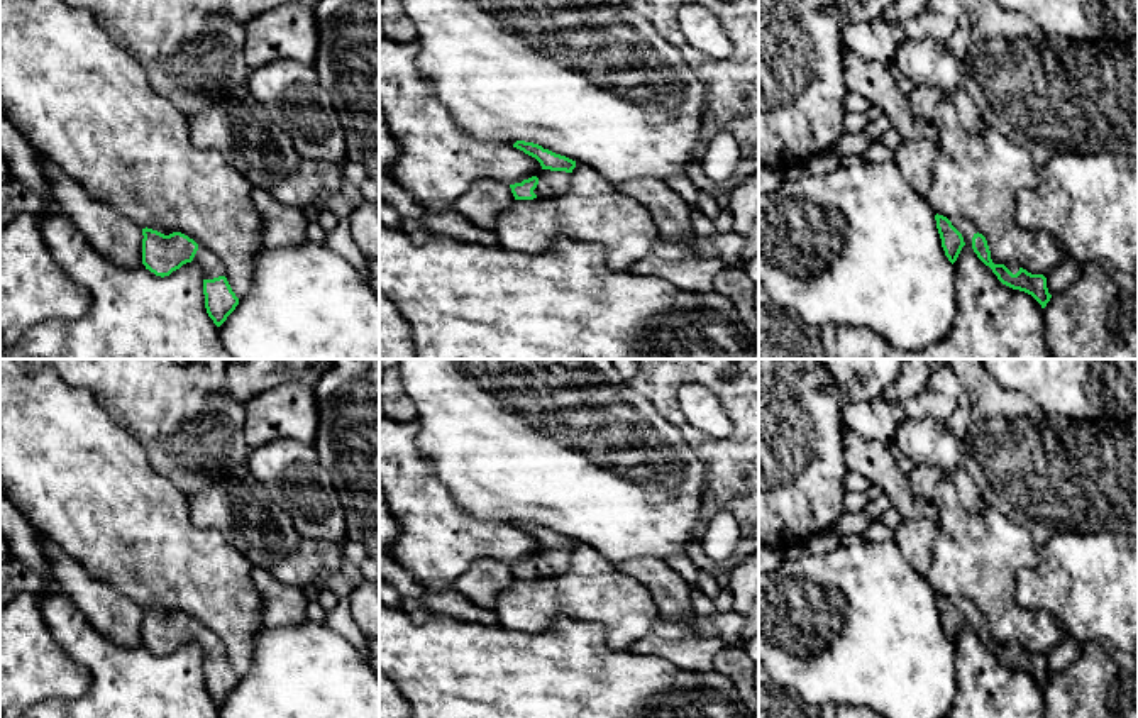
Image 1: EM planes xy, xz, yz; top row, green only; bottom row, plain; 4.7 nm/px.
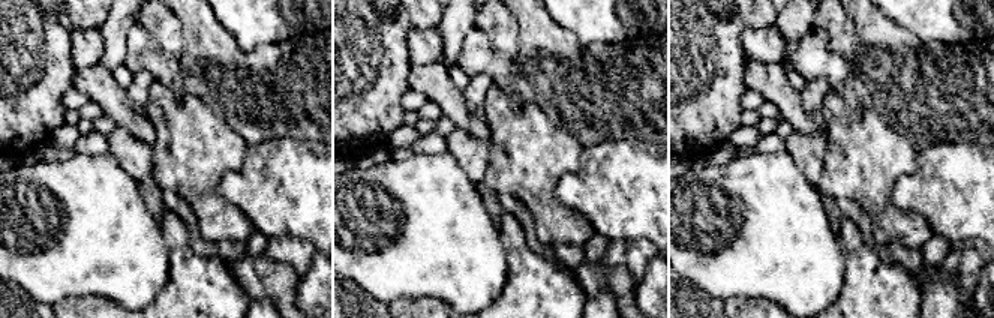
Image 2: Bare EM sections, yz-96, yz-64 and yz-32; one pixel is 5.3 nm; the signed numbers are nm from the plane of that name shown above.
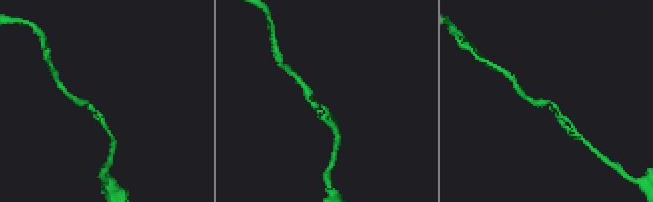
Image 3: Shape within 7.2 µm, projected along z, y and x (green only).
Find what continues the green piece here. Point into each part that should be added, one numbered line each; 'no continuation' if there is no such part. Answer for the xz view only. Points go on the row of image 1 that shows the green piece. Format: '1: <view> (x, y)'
1: xz (551, 183)

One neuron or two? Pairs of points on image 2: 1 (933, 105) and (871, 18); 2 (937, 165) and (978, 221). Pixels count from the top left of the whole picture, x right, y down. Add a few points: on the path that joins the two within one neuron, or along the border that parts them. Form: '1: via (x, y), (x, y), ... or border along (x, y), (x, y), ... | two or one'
1: via (912, 84), (888, 60), (877, 39) | one
2: via (951, 179), (978, 207) | one

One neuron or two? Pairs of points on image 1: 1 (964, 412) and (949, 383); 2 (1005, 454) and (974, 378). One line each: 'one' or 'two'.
1: one
2: one

